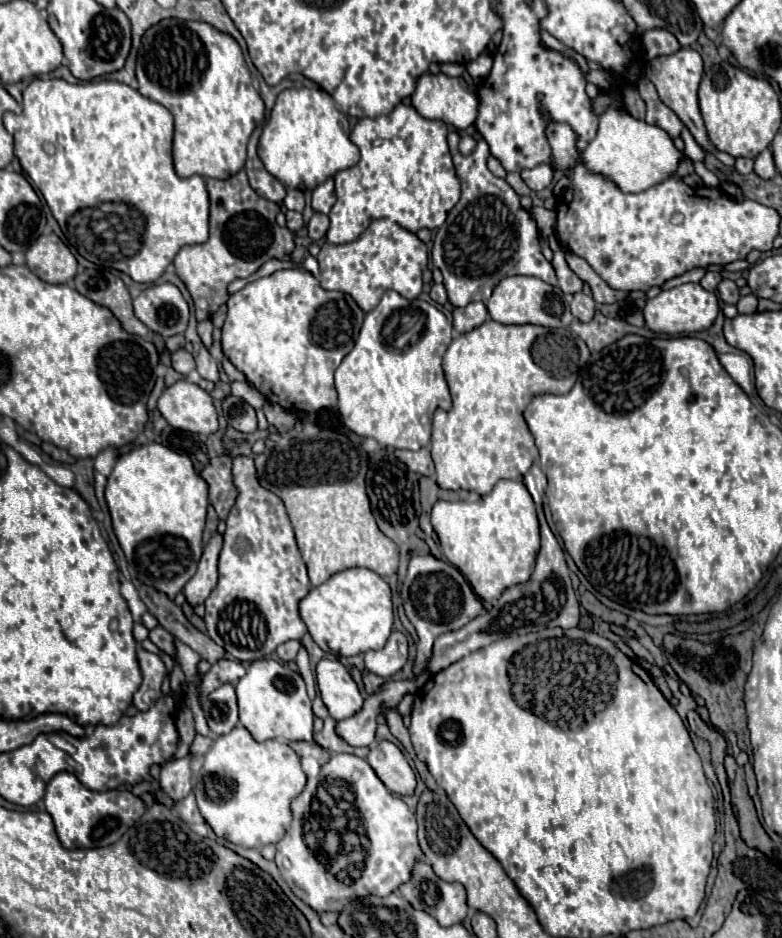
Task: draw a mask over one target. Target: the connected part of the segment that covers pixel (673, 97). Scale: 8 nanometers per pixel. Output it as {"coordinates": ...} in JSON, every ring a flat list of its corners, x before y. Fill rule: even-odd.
{"coordinates":[[682,48,678,50,676,54,670,54,670,56,658,56,654,60,650,60,650,66,648,66,648,78,650,82,656,86,658,90,658,96,660,100,682,120,682,124,690,130,690,134,694,136,696,144,716,156,722,164,726,166,734,166,736,158,726,154,726,152,720,152,716,146,712,146,712,142,708,140,708,132,706,132,706,126,702,122,702,116,700,116,700,108,698,108,698,86,700,86,700,80,702,80,702,58,696,50,692,48]]}

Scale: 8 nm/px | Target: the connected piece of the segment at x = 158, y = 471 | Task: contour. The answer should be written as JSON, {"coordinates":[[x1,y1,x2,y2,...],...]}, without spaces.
{"coordinates":[[158,442,142,444,114,464,108,476,106,502,118,542,138,578,174,598,196,572,206,524,208,484,196,474,192,460]]}

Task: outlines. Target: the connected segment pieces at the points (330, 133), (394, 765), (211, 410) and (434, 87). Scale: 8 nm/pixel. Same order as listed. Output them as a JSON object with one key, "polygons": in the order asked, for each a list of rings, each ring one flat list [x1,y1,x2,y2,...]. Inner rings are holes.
{"polygons":[[[288,88,278,94,276,104,270,112,270,118,260,134,258,158,262,160,264,168,276,180,280,180,286,188,312,190,320,182,334,176,336,172,354,166,360,160,360,152,350,142,350,124,348,124,346,114,336,108,336,102,328,92,324,92,320,88]],[[378,742,370,748,368,764,374,768,384,786,396,796,410,796,416,790,416,774,400,748,392,742]],[[178,380,176,384,168,386,158,400,158,410,168,424,178,430,206,436,218,430,218,414,212,398,194,382]],[[424,72,418,78,416,92,412,94,412,106,416,108,416,112,420,116,424,116,428,120,442,120,442,122,454,126,456,130,466,130,478,118,478,98,462,84,460,78,450,78,442,72,436,76]]]}

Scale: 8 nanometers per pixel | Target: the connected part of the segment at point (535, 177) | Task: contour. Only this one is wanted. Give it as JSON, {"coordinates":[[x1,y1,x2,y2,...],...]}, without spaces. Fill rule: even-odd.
{"coordinates":[[538,164,536,168,522,170,520,176,530,190,544,190,552,182,552,168,548,164]]}

